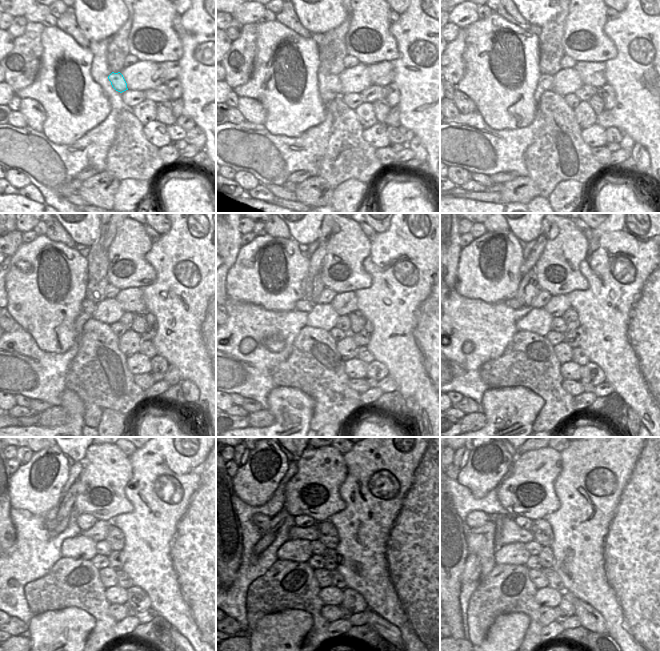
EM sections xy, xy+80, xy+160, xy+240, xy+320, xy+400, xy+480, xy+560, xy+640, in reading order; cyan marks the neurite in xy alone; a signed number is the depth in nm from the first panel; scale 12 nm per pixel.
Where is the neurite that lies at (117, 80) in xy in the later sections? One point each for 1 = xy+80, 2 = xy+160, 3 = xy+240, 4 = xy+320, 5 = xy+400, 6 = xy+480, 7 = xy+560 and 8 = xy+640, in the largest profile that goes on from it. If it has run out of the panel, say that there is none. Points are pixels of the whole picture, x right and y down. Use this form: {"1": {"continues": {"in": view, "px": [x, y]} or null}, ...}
{"1": {"continues": {"in": "xy+80", "px": [327, 82]}}, "2": {"continues": {"in": "xy+160", "px": [545, 82]}}, "3": {"continues": {"in": "xy+240", "px": [87, 306]}}, "4": {"continues": {"in": "xy+320", "px": [303, 305]}}, "5": {"continues": {"in": "xy+400", "px": [512, 303]}}, "6": {"continues": {"in": "xy+480", "px": [50, 524]}}, "7": {"continues": {"in": "xy+560", "px": [262, 521]}}, "8": {"continues": {"in": "xy+640", "px": [475, 519]}}}

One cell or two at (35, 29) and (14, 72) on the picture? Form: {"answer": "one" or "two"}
{"answer": "one"}

